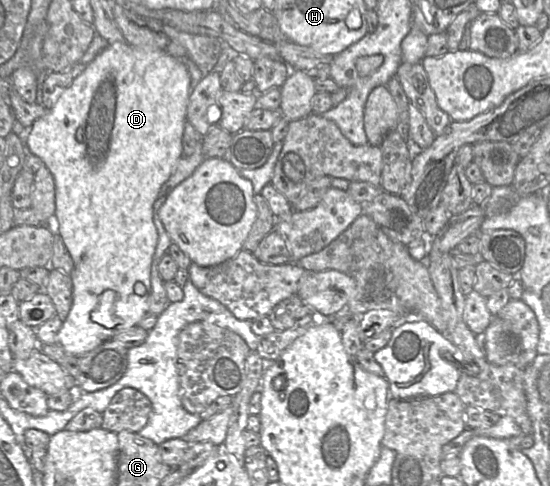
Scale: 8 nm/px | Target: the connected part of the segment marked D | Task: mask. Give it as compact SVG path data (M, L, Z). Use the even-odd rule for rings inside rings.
M127 42L107 44L85 69L73 79L62 92L56 104L26 131L25 145L37 156L41 163L51 172L55 186L55 213L57 231L74 261L74 269L70 275L73 282L73 303L67 318L57 335L57 344L68 354L81 356L112 339L119 332L138 326L140 320L149 312L152 292L150 271L151 263L158 243L158 232L153 221L153 205L159 191L174 172L183 153L182 136L187 121L187 106L191 93L190 74L186 65L165 50L157 48L135 47ZM141 282L146 287L144 295L136 294L134 286Z

